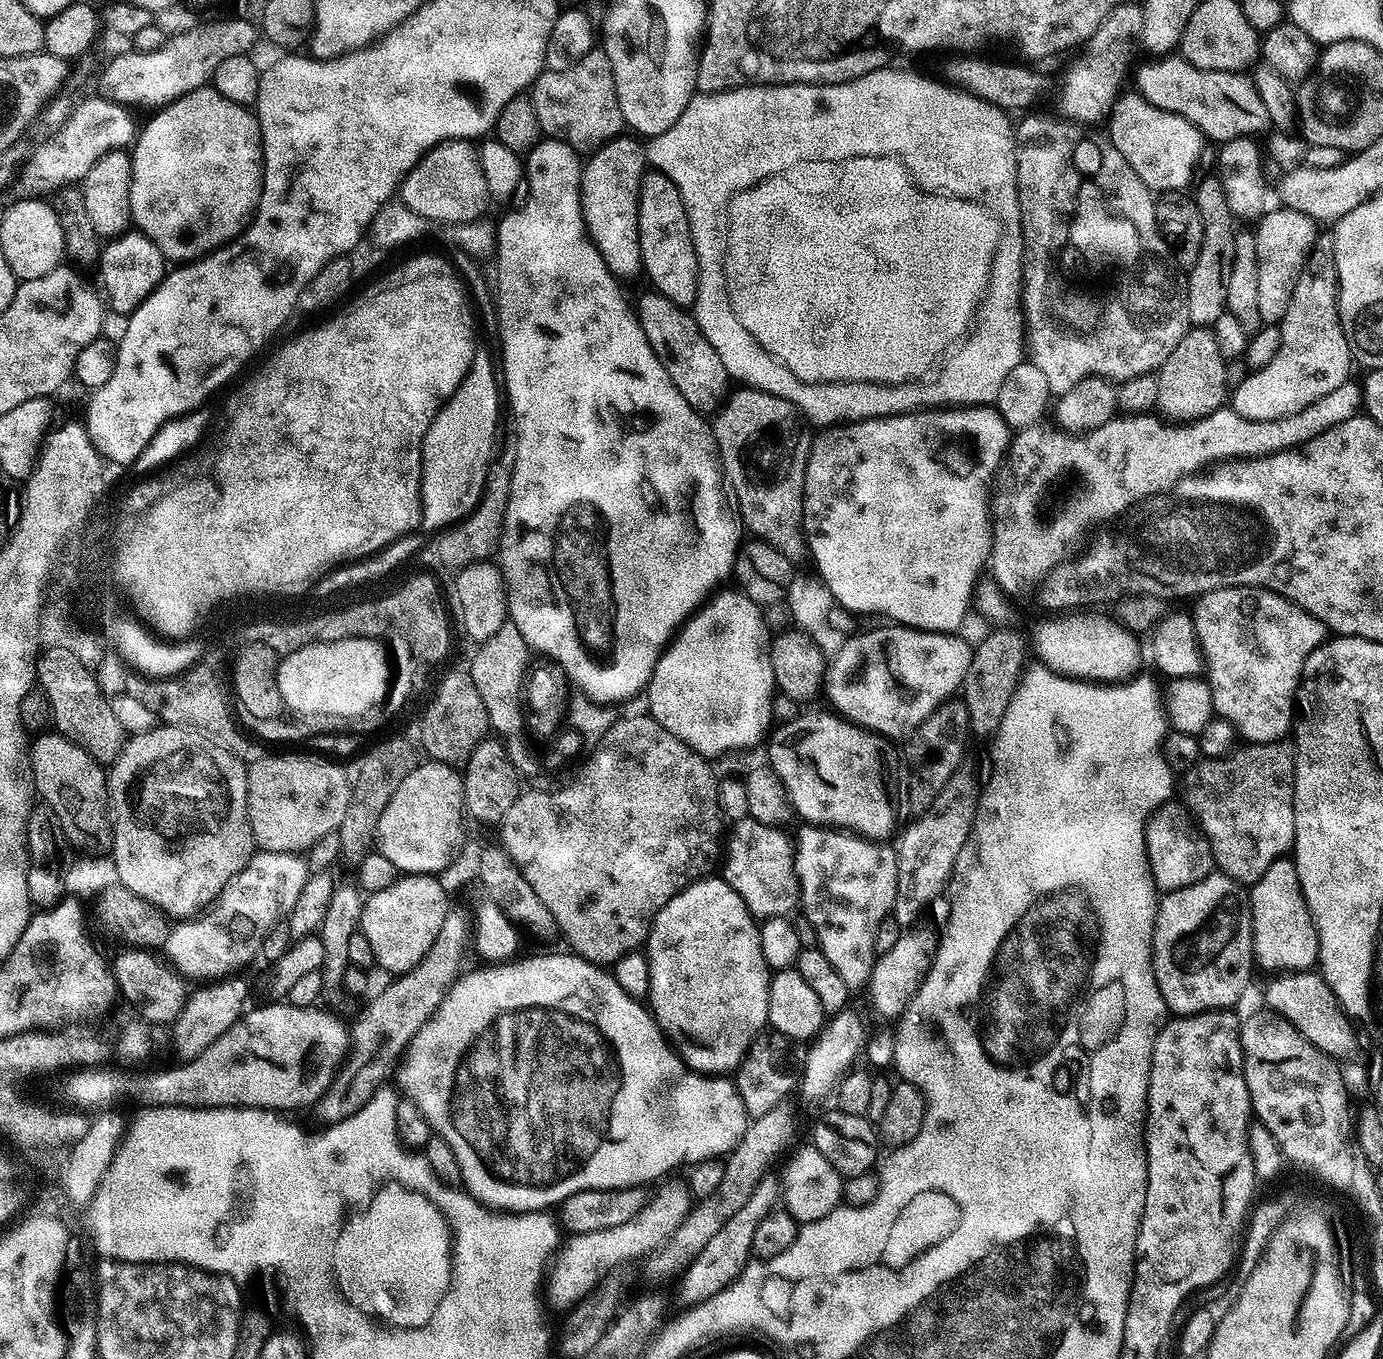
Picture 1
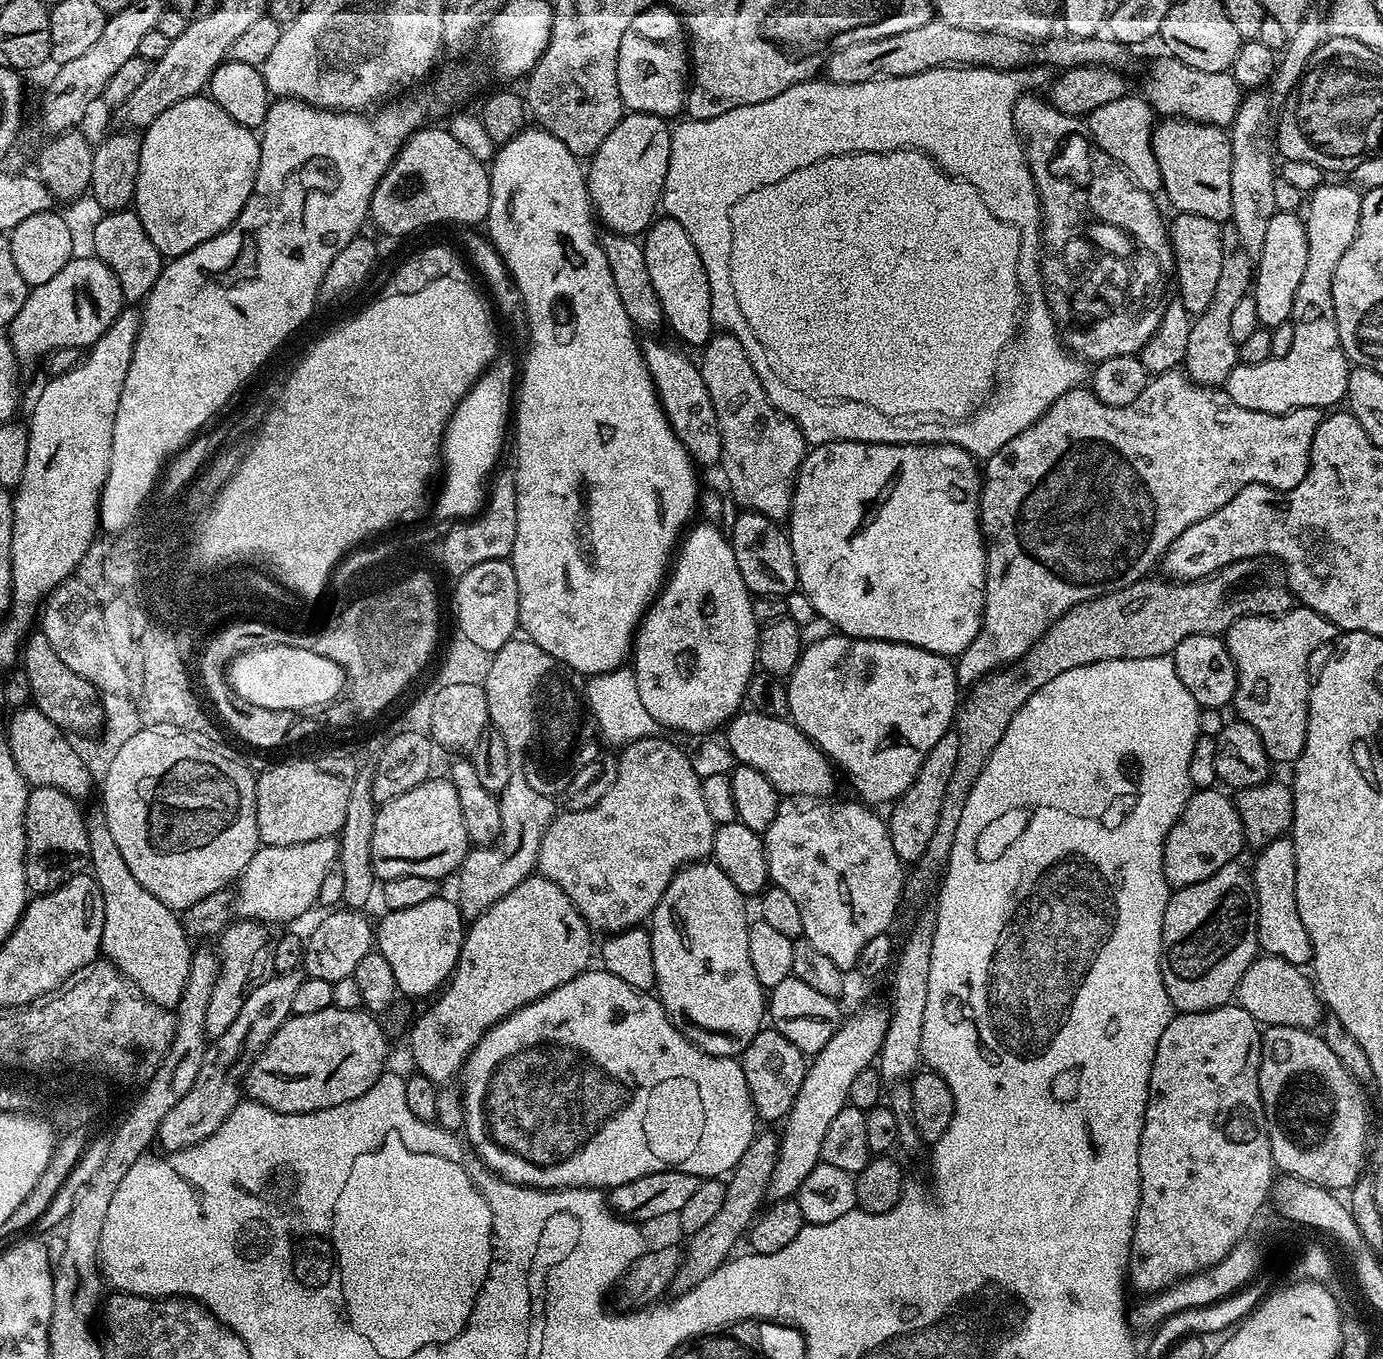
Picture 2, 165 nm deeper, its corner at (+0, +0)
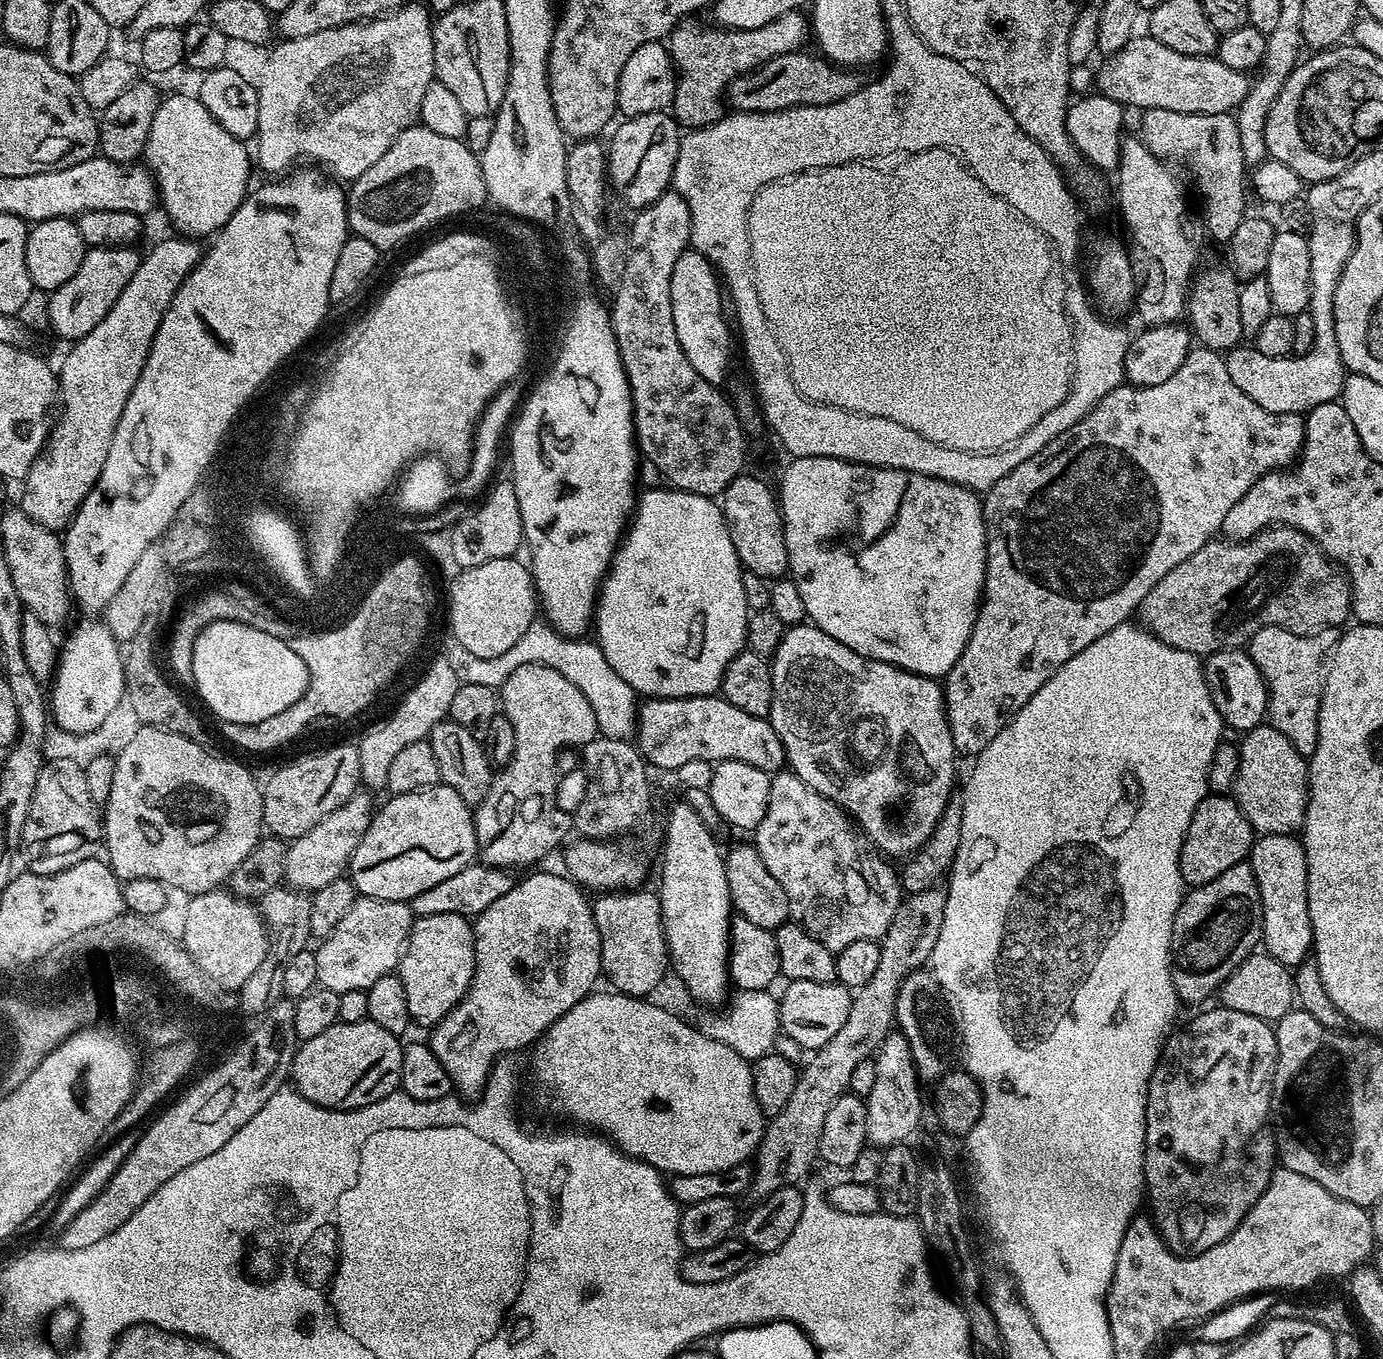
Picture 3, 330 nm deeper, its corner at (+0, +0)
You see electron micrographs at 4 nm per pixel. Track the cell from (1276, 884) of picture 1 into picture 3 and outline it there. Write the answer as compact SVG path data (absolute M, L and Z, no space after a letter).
M1257 835L1252 841L1250 863L1262 902L1263 951L1289 966L1305 963L1312 952L1312 927L1306 894L1308 867L1303 843L1295 835Z

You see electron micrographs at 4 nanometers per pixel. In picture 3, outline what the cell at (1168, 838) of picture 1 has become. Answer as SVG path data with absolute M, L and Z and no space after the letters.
M1231 795L1205 796L1194 810L1194 818L1190 818L1190 830L1186 830L1186 838L1182 842L1180 869L1185 885L1214 882L1214 878L1218 878L1218 874L1226 874L1230 866L1245 863L1252 851L1253 839L1250 822Z

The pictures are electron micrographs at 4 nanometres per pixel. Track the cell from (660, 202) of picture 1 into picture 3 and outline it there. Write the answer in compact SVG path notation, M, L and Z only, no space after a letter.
M683 252L678 262L674 262L674 274L670 274L670 306L674 334L678 334L678 342L682 342L686 358L690 358L690 366L694 366L694 370L698 370L698 374L702 374L706 382L717 386L723 385L723 380L728 376L732 344L734 348L733 329L730 322L722 316L719 297L721 287L714 265L701 252Z

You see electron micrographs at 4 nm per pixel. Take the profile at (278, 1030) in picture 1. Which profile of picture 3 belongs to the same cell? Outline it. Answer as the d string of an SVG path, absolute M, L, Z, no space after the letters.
M369 1019L353 1024L338 1022L330 1026L330 1030L303 1041L297 1047L290 1076L293 1081L296 1079L296 1091L305 1096L311 1104L317 1104L319 1108L348 1112L352 1108L370 1106L400 1088L403 1053L404 1044L401 1037L390 1034L390 1030L382 1030L378 1022Z

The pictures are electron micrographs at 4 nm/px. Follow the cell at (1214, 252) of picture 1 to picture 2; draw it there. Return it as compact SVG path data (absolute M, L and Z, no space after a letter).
M1164 118L1152 129L1152 149L1158 162L1163 195L1168 195L1176 212L1202 214L1202 218L1217 222L1231 221L1232 142L1225 129L1193 120Z

